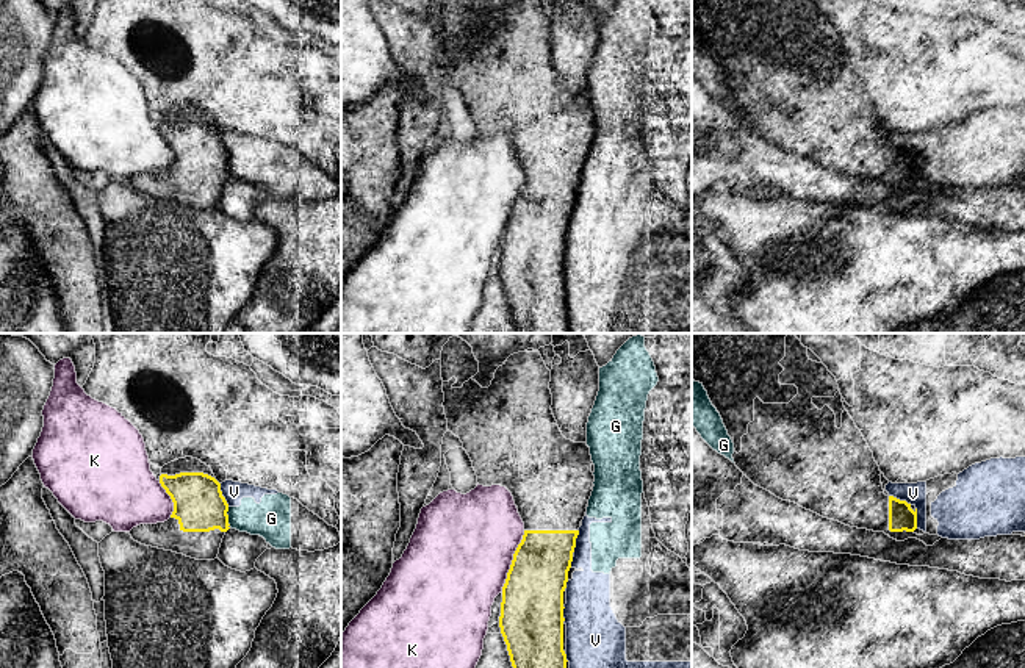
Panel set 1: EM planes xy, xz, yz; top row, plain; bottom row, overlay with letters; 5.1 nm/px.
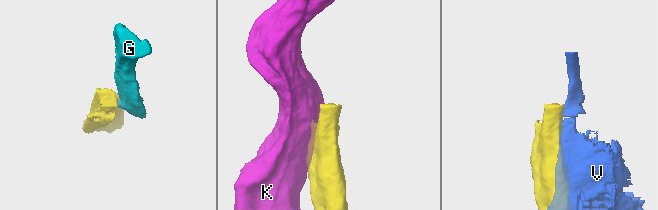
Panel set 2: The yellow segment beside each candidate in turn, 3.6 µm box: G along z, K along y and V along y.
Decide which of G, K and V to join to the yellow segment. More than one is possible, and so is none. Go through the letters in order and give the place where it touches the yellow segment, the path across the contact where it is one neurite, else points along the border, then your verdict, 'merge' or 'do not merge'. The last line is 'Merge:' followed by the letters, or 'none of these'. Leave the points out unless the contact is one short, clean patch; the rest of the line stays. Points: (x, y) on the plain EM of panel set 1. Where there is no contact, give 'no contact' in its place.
G: meets yellow in xy at (227, 166); border along xy (227, 157), (227, 171), (230, 174); do not merge
K: meets yellow in xz at (512, 211); do not merge
V: meets yellow in xy at (221, 144); do not merge
Merge: none of these

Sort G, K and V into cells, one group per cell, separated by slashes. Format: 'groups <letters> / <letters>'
groups G V / K

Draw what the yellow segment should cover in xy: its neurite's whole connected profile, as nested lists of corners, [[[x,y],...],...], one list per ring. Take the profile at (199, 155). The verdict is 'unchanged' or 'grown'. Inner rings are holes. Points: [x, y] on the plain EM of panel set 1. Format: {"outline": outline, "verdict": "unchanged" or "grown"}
{"outline": [[[185,106],[161,117],[160,133],[174,152],[174,161],[164,172],[139,174],[130,180],[135,191],[183,203],[196,210],[218,208],[228,175],[228,153],[210,116],[197,108]]], "verdict": "grown"}

